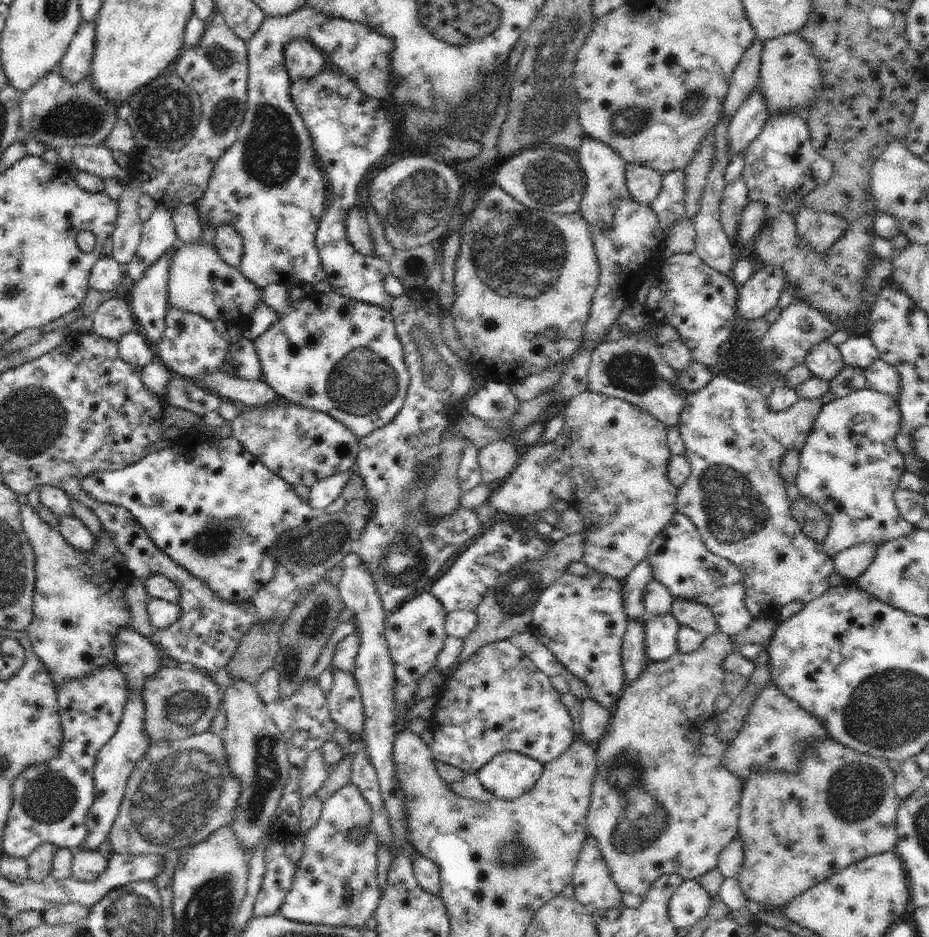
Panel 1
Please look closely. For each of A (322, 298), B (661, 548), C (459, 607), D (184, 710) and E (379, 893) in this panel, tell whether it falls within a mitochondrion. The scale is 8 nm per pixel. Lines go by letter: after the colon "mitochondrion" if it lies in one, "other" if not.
A: other
B: other
C: other
D: mitochondrion
E: other

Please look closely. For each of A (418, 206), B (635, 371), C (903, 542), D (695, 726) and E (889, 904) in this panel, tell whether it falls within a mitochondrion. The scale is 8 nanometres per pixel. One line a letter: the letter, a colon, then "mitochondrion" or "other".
A: mitochondrion
B: mitochondrion
C: other
D: other
E: other

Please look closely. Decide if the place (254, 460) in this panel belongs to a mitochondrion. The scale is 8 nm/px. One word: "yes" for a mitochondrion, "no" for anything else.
no

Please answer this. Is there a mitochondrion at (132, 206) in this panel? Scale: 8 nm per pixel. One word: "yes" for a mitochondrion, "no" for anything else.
no

